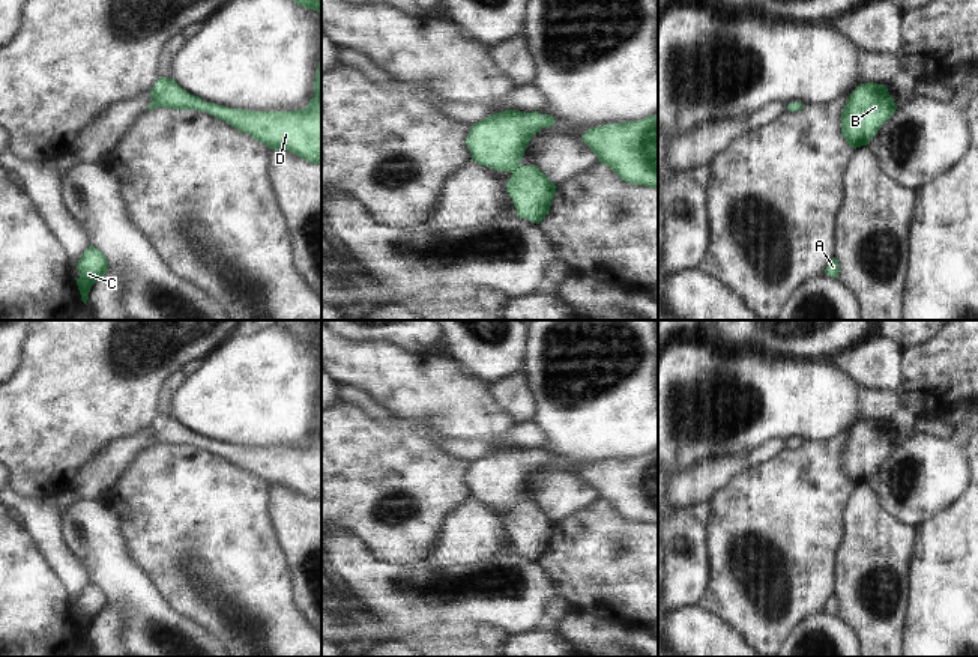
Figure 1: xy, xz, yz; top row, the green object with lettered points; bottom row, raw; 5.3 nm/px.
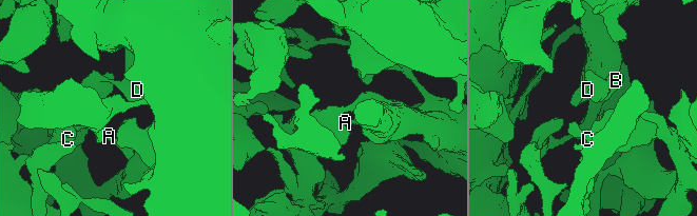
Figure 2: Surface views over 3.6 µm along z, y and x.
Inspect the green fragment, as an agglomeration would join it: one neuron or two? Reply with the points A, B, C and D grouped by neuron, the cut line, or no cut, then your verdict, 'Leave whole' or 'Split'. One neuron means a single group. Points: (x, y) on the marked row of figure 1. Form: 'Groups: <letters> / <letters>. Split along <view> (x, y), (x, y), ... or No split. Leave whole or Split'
Groups: A B C D. No split. Leave whole

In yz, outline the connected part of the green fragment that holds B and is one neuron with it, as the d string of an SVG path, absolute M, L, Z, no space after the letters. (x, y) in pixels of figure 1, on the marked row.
M861 84L850 93L841 111L841 135L853 149L867 146L895 108L885 84Z

